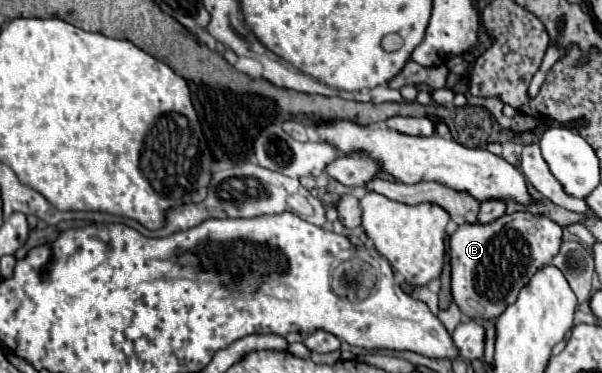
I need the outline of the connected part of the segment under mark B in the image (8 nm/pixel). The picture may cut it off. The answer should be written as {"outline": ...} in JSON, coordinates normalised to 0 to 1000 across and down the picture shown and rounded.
{"outline":[[[857,566],[821,598],[771,598],[748,630],[751,796],[777,850],[824,855],[880,743],[910,710],[934,651],[934,609],[907,576]]]}

